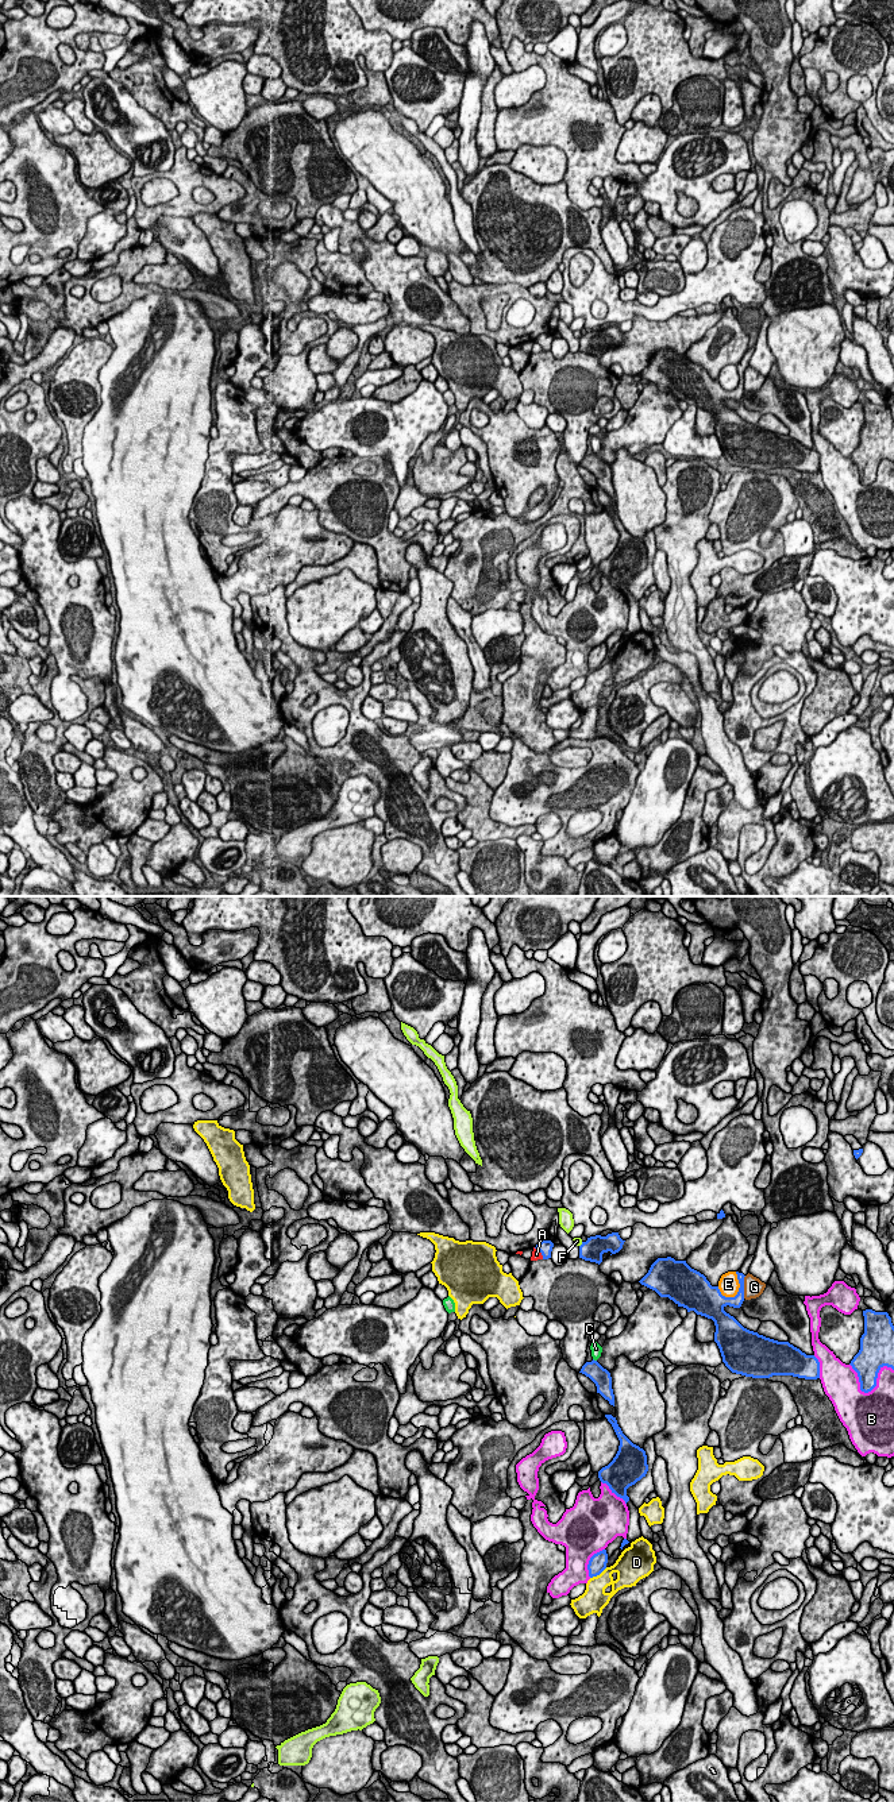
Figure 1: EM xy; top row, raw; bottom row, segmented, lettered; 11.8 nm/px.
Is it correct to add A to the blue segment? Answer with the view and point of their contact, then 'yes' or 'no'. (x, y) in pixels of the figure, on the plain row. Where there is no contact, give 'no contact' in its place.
meets blue in xy at (540, 344); yes

